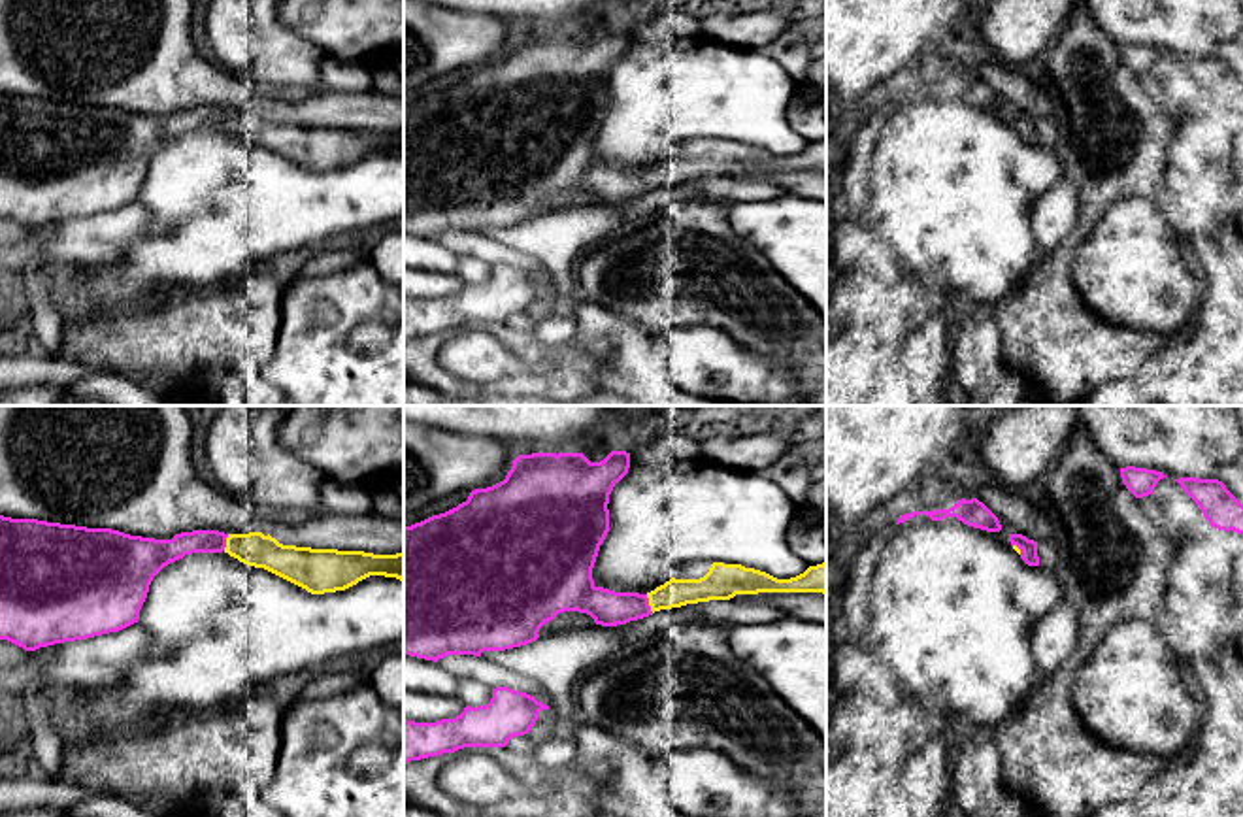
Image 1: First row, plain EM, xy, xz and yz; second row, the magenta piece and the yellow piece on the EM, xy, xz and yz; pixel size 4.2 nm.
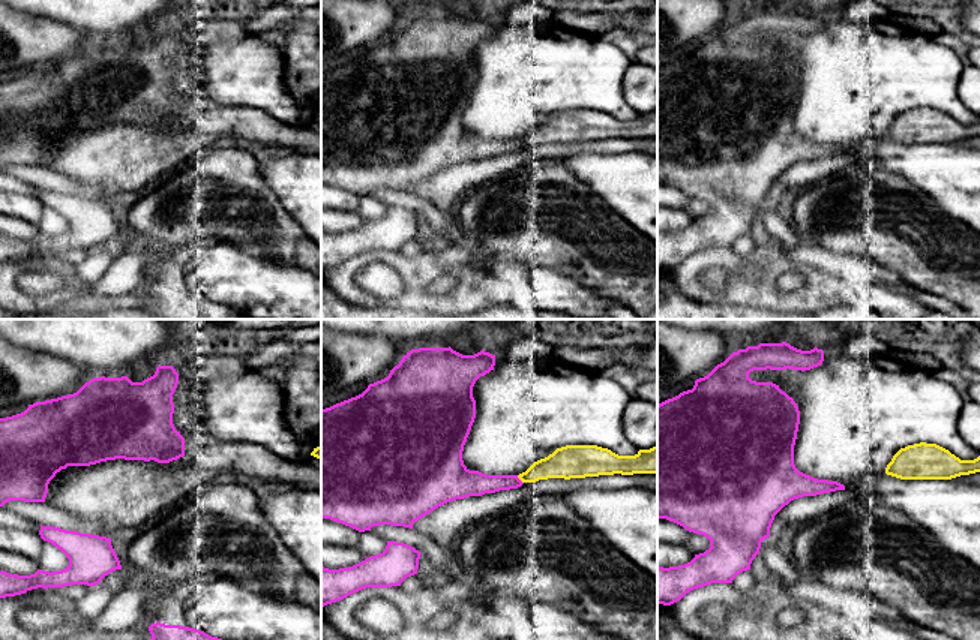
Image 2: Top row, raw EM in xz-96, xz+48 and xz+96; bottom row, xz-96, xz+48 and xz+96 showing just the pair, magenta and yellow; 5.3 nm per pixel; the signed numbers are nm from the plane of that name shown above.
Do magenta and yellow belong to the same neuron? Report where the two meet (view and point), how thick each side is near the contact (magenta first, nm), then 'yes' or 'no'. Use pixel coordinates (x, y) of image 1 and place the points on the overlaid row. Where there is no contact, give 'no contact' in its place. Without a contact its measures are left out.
contact xz (647, 604); calibres 160 and 120 nm; yes

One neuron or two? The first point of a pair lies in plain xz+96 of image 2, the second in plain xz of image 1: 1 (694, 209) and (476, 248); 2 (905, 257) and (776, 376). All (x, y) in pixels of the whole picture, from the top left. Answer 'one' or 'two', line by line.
1: two
2: two

